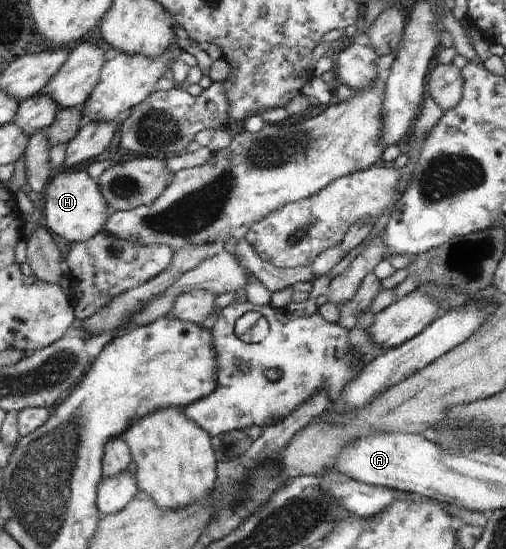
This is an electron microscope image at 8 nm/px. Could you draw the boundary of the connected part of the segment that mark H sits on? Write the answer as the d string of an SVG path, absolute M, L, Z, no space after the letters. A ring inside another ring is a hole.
M85 170L55 173L49 184L40 185L43 199L45 225L59 237L65 237L69 243L79 243L91 239L103 231L107 202L102 196L97 179L92 178Z

